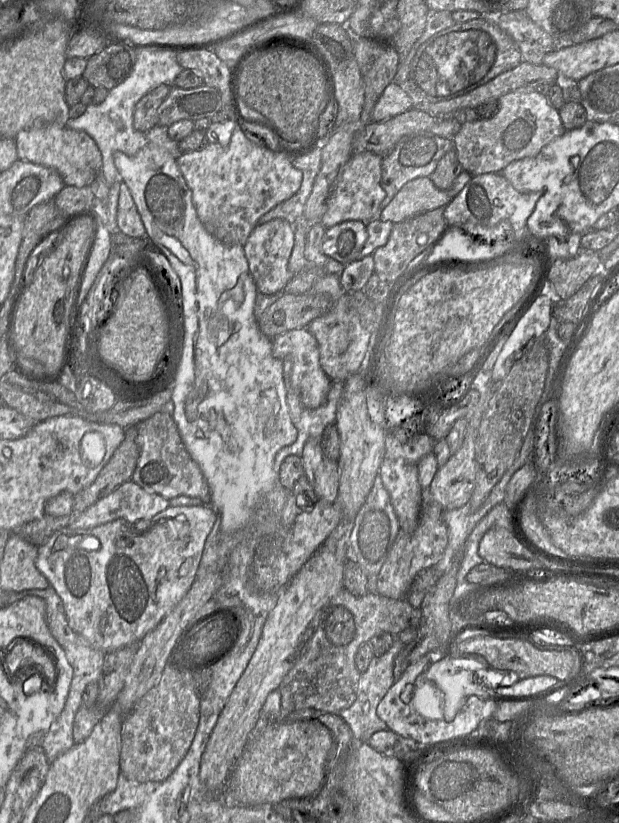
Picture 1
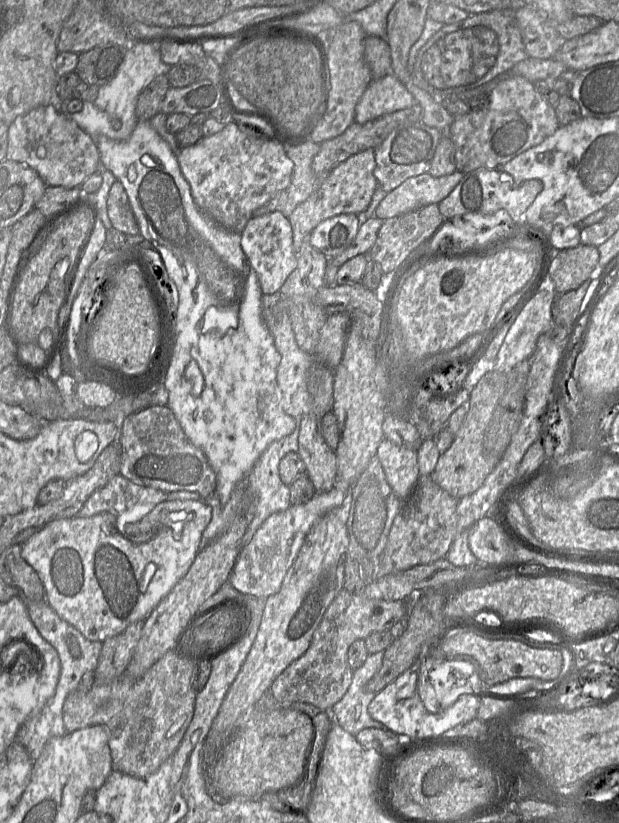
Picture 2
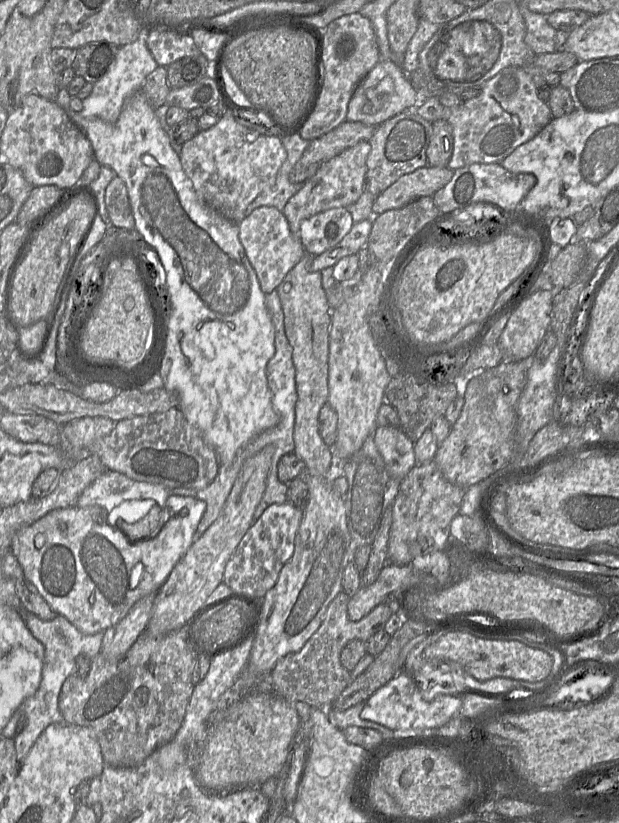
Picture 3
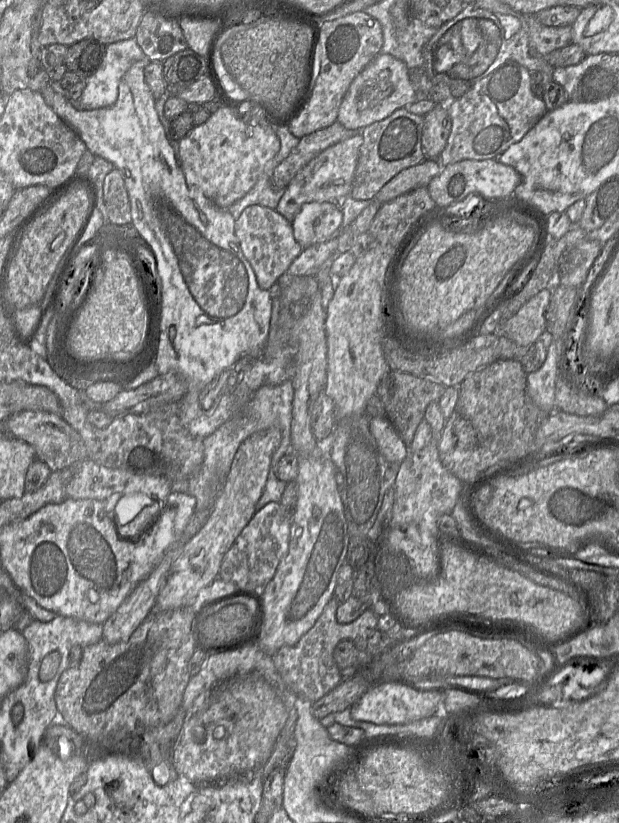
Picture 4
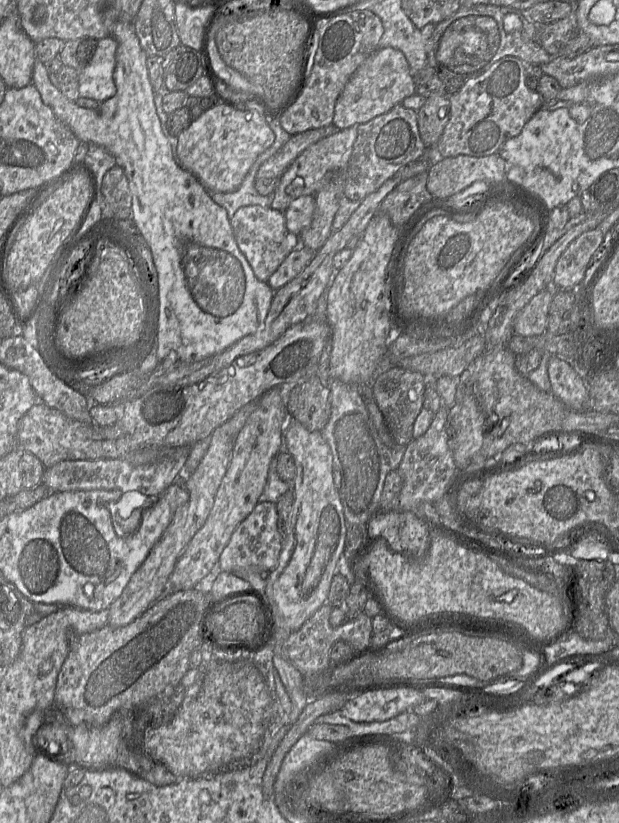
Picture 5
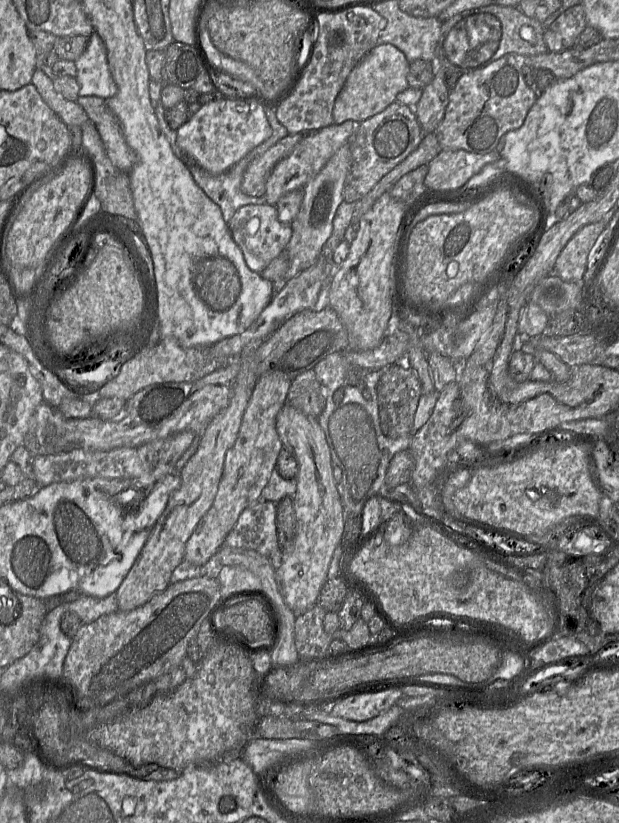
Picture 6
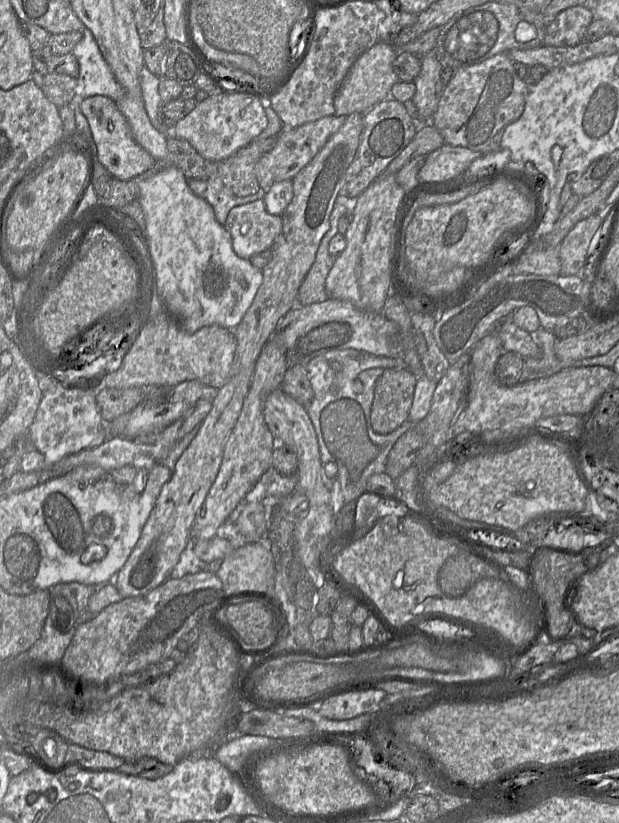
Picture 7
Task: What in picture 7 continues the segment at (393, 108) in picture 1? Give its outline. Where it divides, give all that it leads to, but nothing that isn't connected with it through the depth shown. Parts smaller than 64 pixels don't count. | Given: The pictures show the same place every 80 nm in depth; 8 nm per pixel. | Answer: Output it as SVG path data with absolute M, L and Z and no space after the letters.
M379 41L364 52L353 64L334 98L336 116L347 116L351 113L365 113L378 103L390 97L390 90L399 82L393 63L398 50L390 42Z

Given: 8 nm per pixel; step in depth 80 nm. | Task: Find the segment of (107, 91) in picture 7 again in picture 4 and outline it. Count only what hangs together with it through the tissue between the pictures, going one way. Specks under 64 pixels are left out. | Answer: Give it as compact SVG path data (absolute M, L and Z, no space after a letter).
M135 37L108 44L101 66L85 79L86 87L78 99L85 105L85 110L112 106L117 101L122 77L138 61L146 65L151 62Z

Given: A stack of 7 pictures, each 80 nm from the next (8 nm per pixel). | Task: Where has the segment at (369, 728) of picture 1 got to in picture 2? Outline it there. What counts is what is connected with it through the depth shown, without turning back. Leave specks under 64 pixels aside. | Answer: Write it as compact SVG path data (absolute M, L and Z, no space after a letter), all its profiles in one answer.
M384 651L368 654L364 664L353 671L352 682L345 695L332 706L338 724L354 736L365 728L389 730L368 712L368 706L377 694L367 691L367 682L380 669L383 655Z

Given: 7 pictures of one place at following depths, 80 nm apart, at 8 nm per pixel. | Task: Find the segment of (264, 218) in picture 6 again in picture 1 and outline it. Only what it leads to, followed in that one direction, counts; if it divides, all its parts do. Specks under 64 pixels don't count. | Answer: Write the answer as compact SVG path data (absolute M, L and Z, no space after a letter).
M273 219L255 226L243 247L258 292L266 295L276 294L283 291L293 278L294 275L289 270L289 259L294 243L293 225L284 219Z

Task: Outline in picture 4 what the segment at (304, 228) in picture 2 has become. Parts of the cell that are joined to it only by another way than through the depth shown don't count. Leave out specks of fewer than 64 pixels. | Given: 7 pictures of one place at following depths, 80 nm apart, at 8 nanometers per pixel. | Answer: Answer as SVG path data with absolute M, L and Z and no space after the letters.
M361 131L354 136L336 143L307 163L291 182L286 186L276 211L283 215L290 223L300 212L302 206L308 202L330 202L338 204L350 196L357 167L359 149L363 143Z

